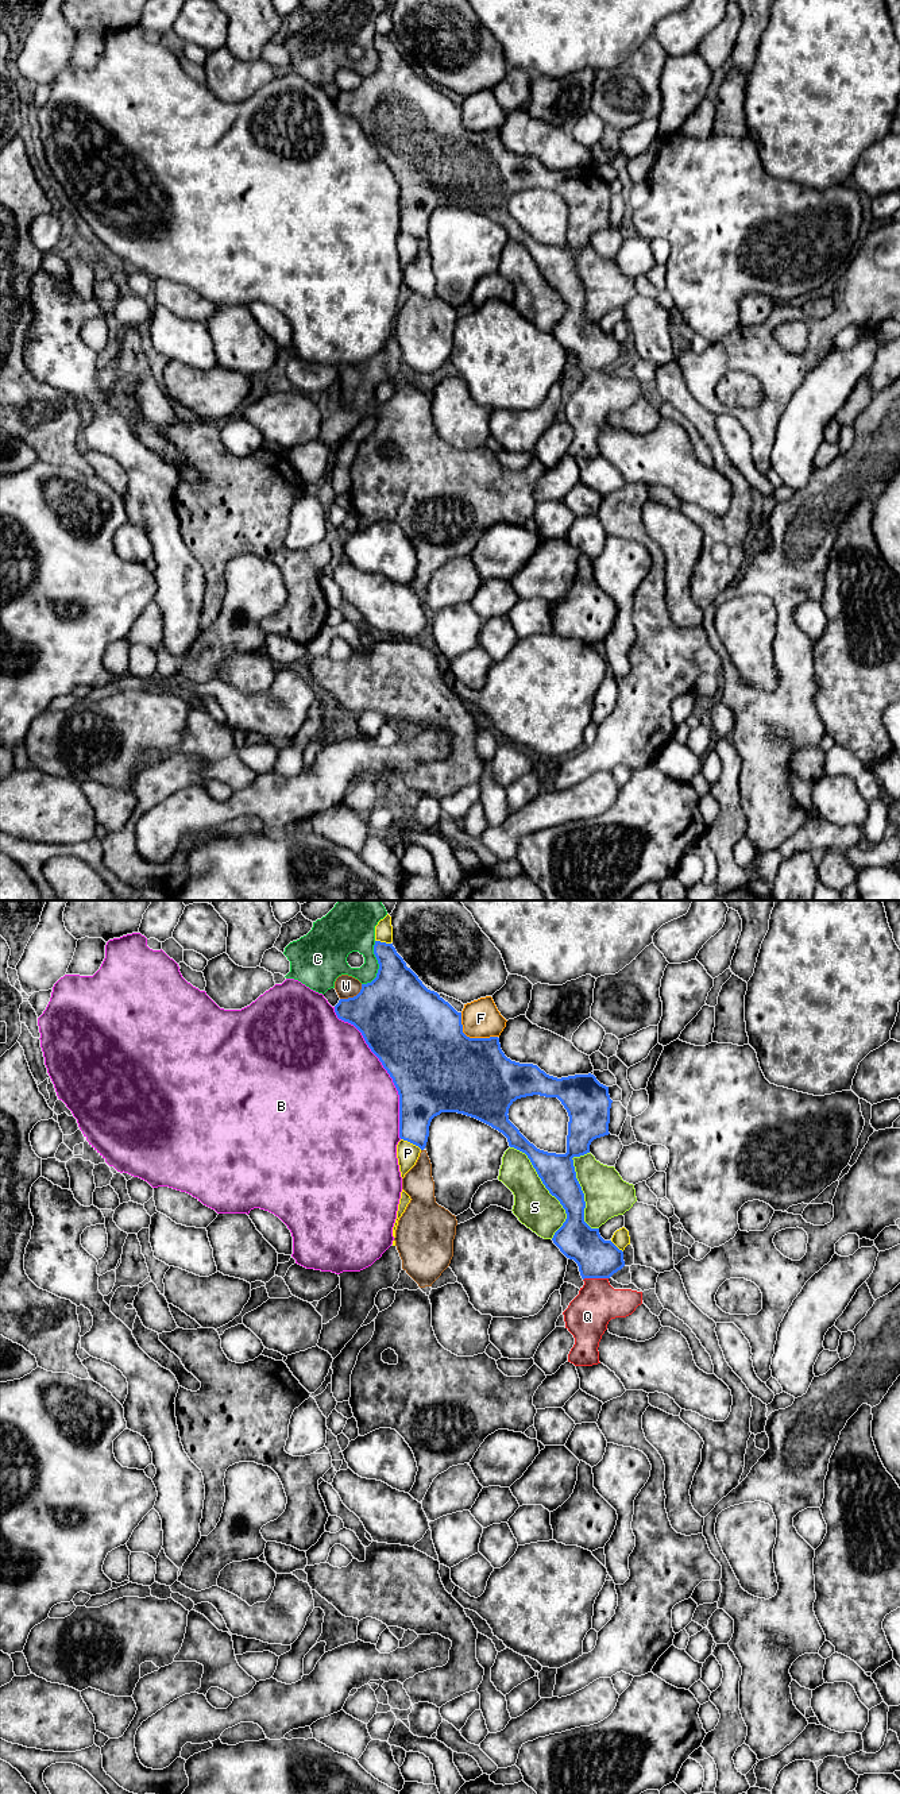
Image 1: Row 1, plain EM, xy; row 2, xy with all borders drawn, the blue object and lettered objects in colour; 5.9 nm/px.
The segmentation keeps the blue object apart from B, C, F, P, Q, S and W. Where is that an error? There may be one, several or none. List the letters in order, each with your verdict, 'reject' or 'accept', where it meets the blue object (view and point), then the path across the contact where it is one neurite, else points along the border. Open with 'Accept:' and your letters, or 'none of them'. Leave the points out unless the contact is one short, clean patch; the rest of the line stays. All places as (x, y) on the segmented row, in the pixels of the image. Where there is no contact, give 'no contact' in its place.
Accept: Q
B: reject; contact xy (385, 1068)
C: reject; contact xy (379, 965)
F: reject; contact xy (471, 1038)
P: reject; contact xy (412, 1142)
Q: accept; contact xy (595, 1277); way xy (597, 1258), (595, 1277), (595, 1306), (587, 1316)
S: reject; contact xy (547, 1188)
W: reject; contact xy (354, 996)

